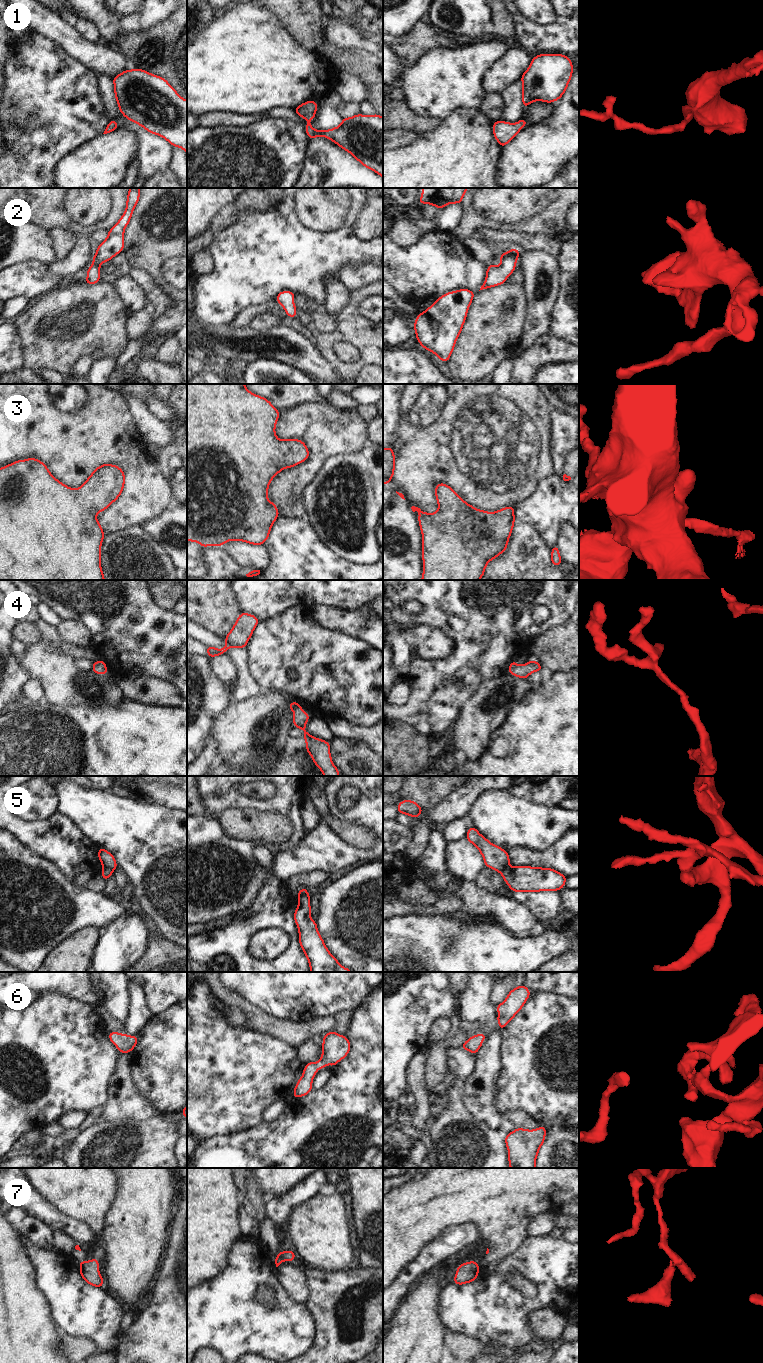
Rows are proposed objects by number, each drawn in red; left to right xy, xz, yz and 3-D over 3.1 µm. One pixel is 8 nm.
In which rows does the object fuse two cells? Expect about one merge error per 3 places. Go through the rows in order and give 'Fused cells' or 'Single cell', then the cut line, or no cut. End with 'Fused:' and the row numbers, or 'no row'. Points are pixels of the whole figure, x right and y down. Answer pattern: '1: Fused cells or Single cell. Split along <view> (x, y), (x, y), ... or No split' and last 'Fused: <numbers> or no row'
1: Single cell. No split
2: Single cell. No split
3: Single cell. No split
4: Single cell. No split
5: Fused cells. Split along xz (298, 896), (306, 896), (308, 898)
6: Single cell. No split
7: Fused cells. Split along xz (277, 1256), (281, 1262)
Fused: 5, 7

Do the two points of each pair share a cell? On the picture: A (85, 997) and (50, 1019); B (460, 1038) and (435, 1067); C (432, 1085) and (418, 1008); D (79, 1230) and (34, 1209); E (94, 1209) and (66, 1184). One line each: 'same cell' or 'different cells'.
A: different cells
B: same cell
C: different cells
D: same cell
E: same cell

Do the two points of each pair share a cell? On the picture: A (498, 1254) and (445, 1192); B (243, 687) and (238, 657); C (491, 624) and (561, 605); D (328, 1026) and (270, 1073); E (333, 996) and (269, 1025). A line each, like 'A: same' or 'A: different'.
A: same
B: same
C: same
D: different
E: different

